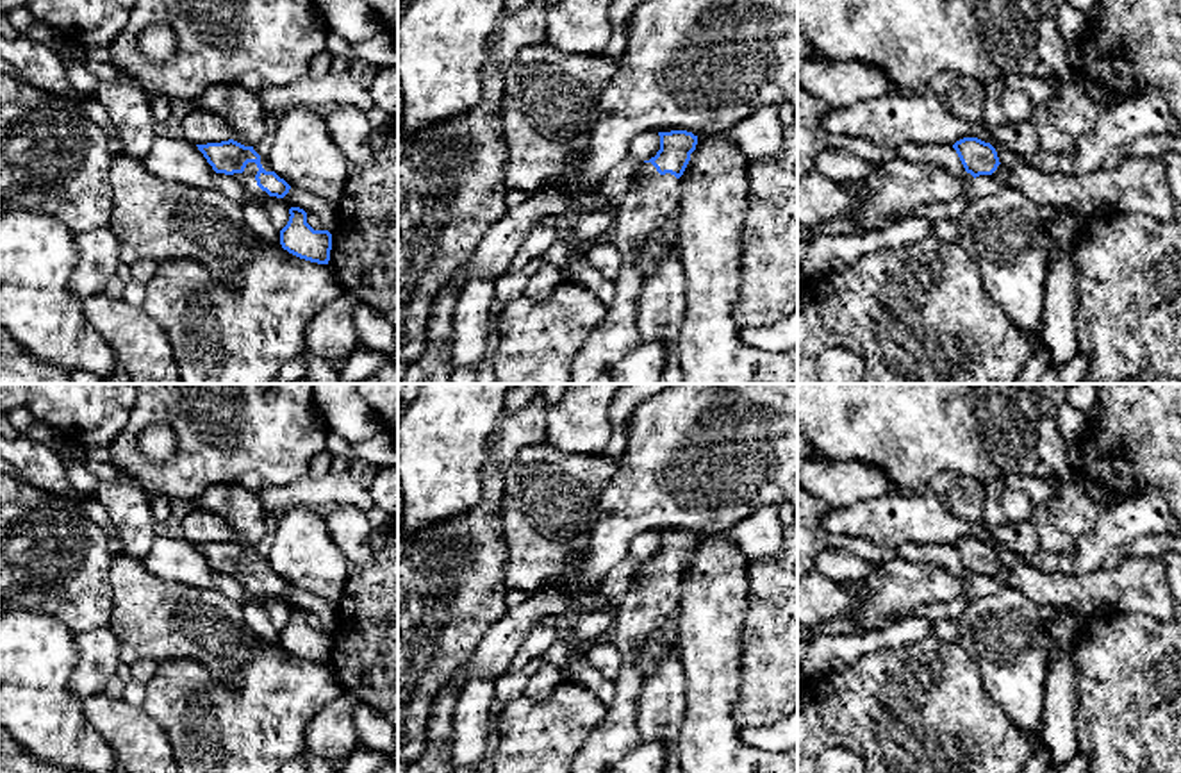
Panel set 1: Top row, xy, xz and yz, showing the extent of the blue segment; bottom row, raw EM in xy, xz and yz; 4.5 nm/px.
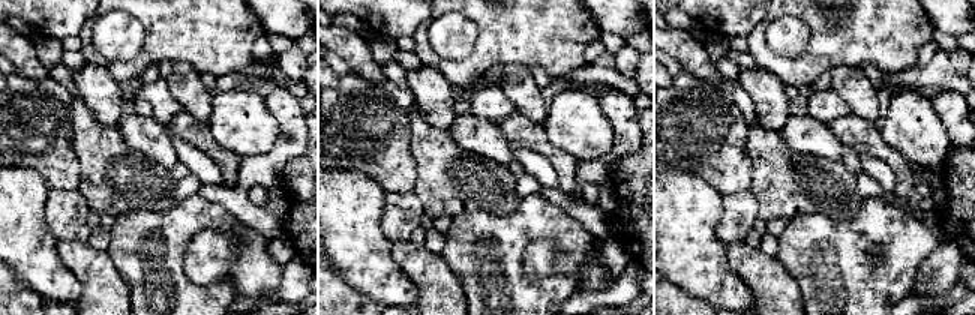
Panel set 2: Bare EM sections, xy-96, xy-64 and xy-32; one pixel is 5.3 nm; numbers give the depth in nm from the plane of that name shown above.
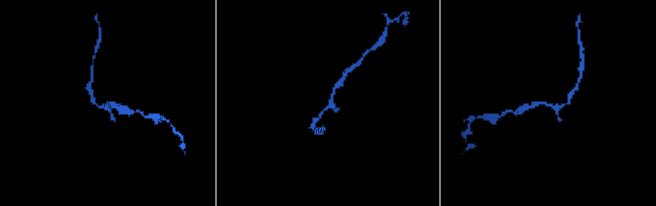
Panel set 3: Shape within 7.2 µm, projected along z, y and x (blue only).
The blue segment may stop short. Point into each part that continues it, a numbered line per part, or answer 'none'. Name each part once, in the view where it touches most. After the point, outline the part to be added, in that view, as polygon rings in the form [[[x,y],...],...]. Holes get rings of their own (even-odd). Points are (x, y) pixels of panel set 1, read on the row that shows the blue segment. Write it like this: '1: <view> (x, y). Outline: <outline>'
1: xy (247, 179). Outline: [[[248,162],[243,173],[230,175],[235,182],[239,182],[248,196],[268,195],[257,186],[255,175],[259,168],[255,162]]]

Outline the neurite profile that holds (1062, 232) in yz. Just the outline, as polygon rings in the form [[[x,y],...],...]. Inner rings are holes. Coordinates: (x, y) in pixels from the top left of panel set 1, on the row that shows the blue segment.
[[[1060,207],[1060,216],[1047,223],[1049,261],[1061,248],[1074,248],[1083,221],[1081,211],[1074,207]]]

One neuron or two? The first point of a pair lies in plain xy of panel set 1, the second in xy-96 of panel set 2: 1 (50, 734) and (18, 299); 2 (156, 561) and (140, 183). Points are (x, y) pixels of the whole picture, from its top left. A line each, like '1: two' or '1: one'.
1: two
2: two

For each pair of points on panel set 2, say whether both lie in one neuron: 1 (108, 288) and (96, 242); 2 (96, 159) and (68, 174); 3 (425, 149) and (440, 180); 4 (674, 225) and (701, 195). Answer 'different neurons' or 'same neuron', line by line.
1: different neurons
2: different neurons
3: same neuron
4: same neuron

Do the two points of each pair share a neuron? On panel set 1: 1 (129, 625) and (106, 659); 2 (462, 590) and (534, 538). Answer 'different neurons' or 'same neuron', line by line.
1: different neurons
2: different neurons

